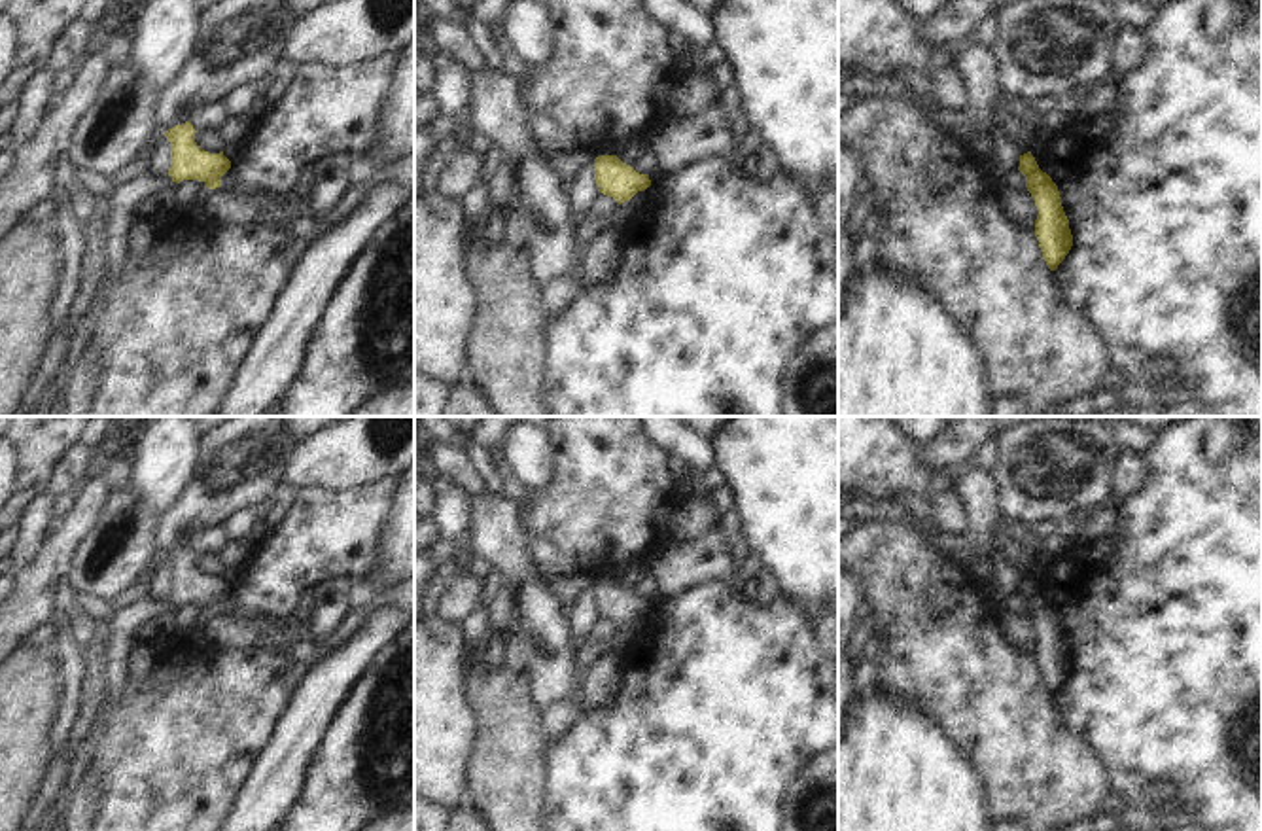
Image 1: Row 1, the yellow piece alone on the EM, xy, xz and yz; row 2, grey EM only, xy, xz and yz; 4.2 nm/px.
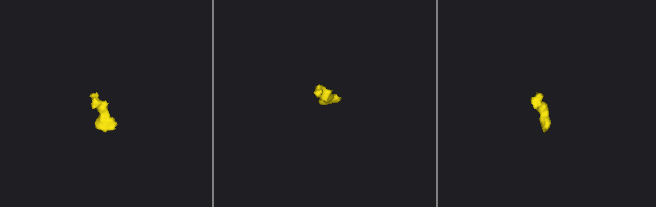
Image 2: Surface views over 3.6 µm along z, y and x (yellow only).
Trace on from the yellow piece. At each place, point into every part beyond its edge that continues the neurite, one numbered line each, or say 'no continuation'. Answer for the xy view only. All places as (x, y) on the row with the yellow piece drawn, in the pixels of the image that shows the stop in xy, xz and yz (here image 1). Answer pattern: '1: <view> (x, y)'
1: xy (239, 40)
2: xy (123, 201)

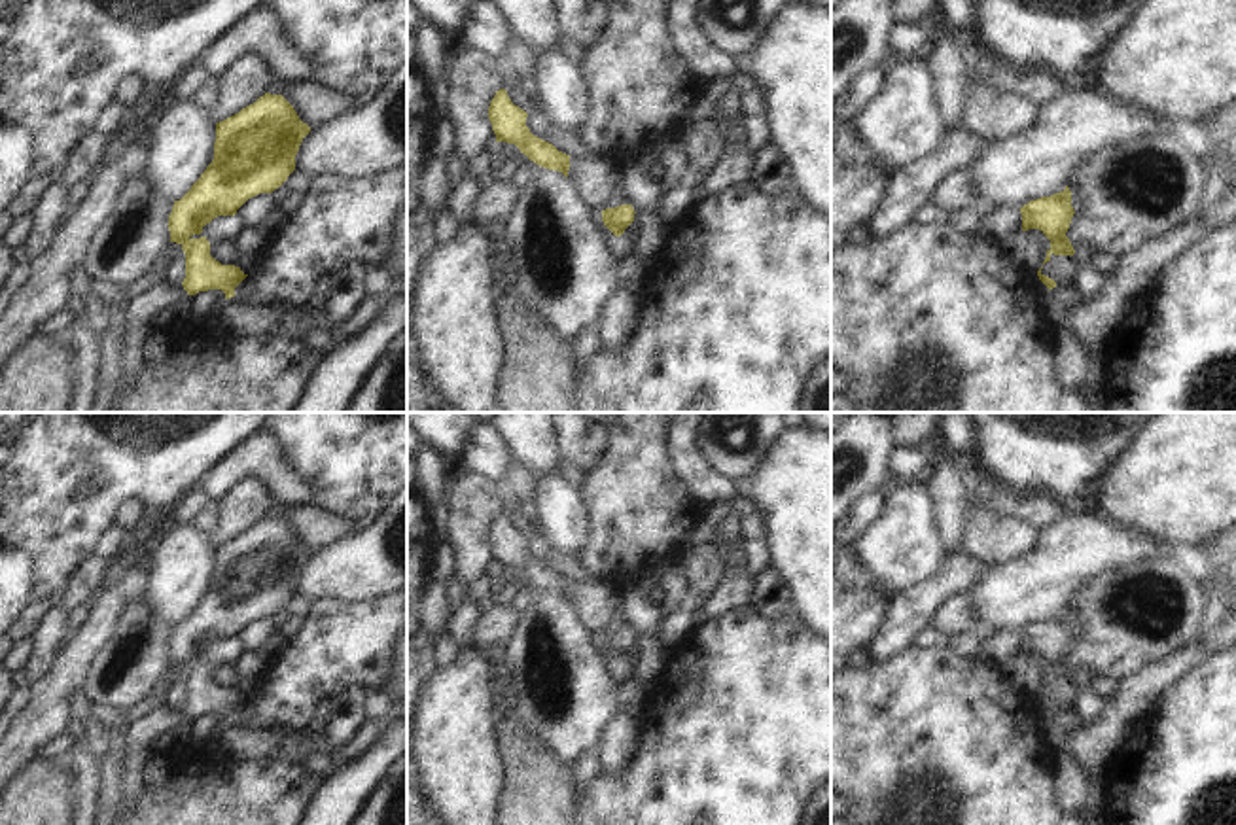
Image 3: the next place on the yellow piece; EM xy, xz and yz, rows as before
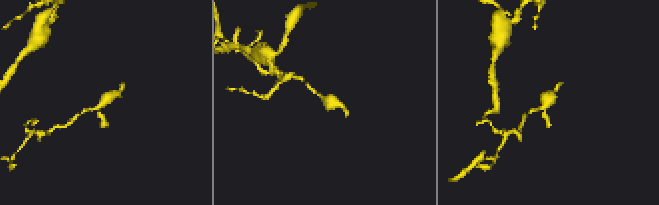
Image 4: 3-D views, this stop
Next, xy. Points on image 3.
1: xy (141, 311)

